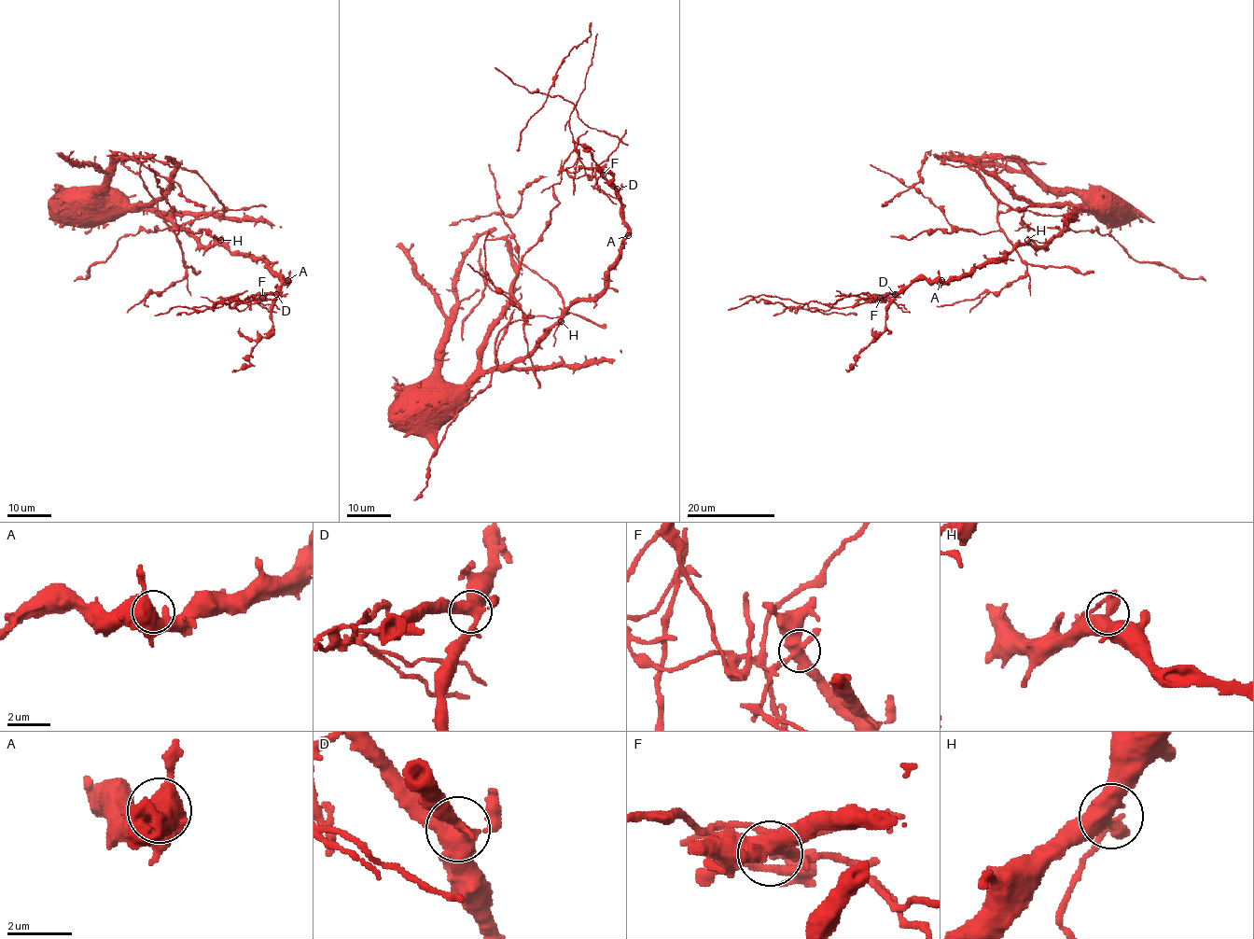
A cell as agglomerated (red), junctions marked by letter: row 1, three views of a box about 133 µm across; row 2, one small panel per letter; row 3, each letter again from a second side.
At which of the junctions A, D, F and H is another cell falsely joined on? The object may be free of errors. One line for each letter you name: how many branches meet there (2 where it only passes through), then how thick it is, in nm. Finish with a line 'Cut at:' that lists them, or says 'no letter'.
F: 4 | 480 nm
Cut at: F

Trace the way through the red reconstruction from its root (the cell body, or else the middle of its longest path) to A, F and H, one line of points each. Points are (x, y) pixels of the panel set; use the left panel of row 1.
A: (69, 203), (93, 218), (135, 210), (157, 213), (203, 245), (224, 245), (232, 252), (252, 254), (287, 280)
F: (69, 203), (93, 218), (148, 210), (203, 245), (252, 254), (286, 280), (262, 298)
H: (69, 203), (75, 203), (93, 218), (148, 210), (176, 222), (203, 245), (214, 245), (220, 240)

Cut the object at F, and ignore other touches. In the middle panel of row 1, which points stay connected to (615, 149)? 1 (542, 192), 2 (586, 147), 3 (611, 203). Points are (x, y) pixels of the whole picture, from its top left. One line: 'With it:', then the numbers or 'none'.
With it: 1, 3

